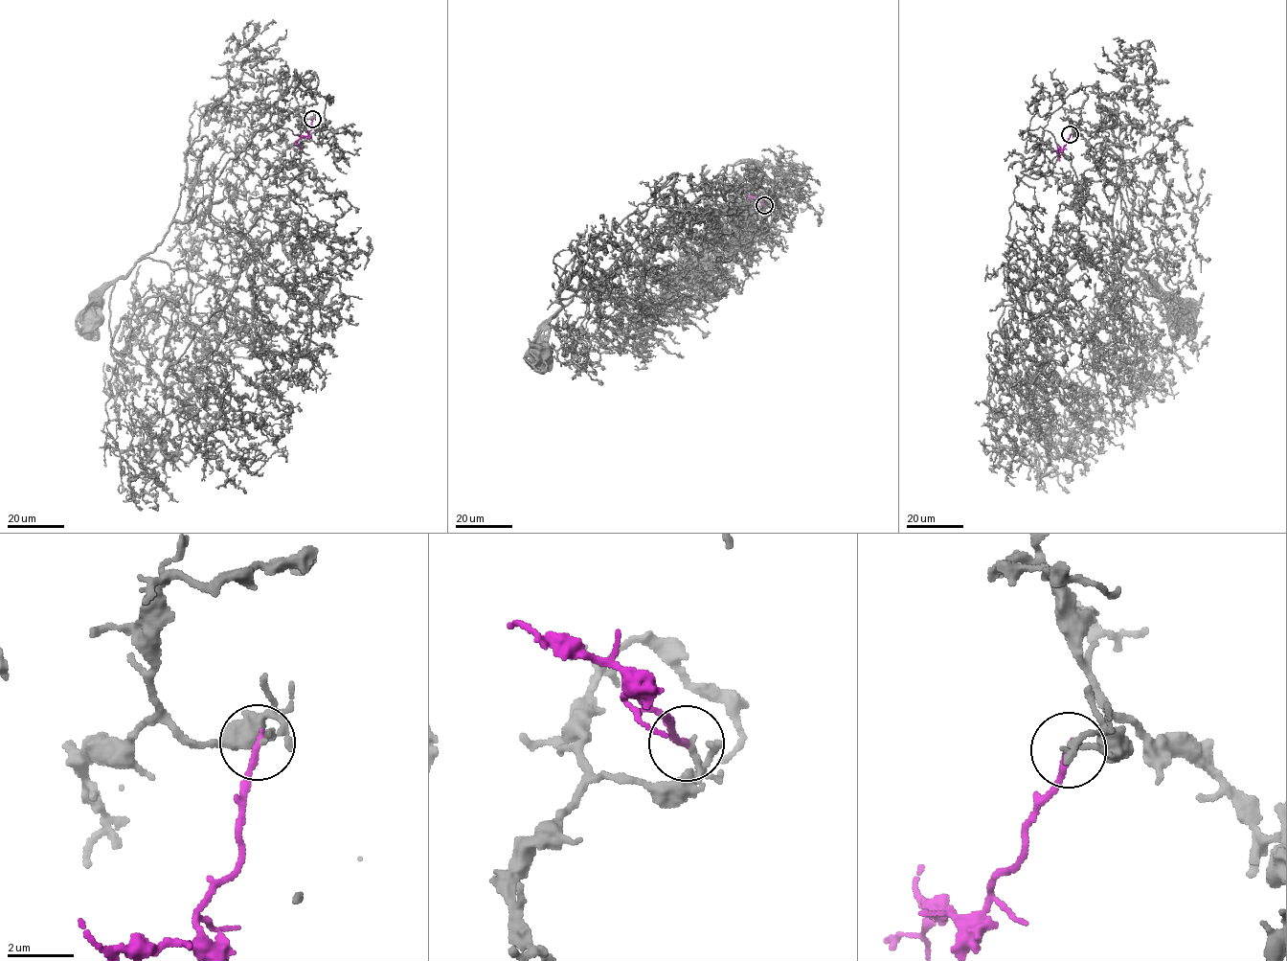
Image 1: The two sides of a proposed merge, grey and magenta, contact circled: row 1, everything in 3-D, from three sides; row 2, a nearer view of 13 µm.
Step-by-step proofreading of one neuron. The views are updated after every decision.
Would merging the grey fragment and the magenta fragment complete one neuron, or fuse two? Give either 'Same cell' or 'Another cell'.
Another cell

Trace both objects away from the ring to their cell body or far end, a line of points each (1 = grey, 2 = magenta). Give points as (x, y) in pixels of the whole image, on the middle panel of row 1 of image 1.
1: (765, 205), (732, 247), (663, 250), (665, 231), (650, 257), (560, 308), (540, 352)
2: (764, 205), (758, 198), (750, 198)

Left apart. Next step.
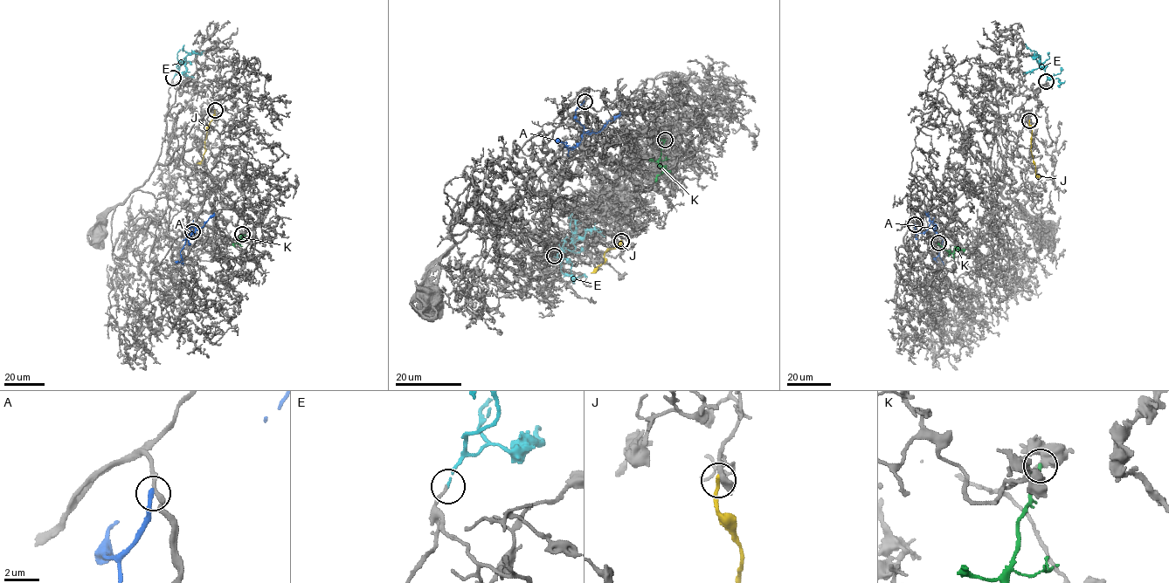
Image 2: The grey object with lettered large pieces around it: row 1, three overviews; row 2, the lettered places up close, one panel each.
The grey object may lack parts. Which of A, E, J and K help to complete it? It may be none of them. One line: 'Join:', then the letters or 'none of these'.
Join: E

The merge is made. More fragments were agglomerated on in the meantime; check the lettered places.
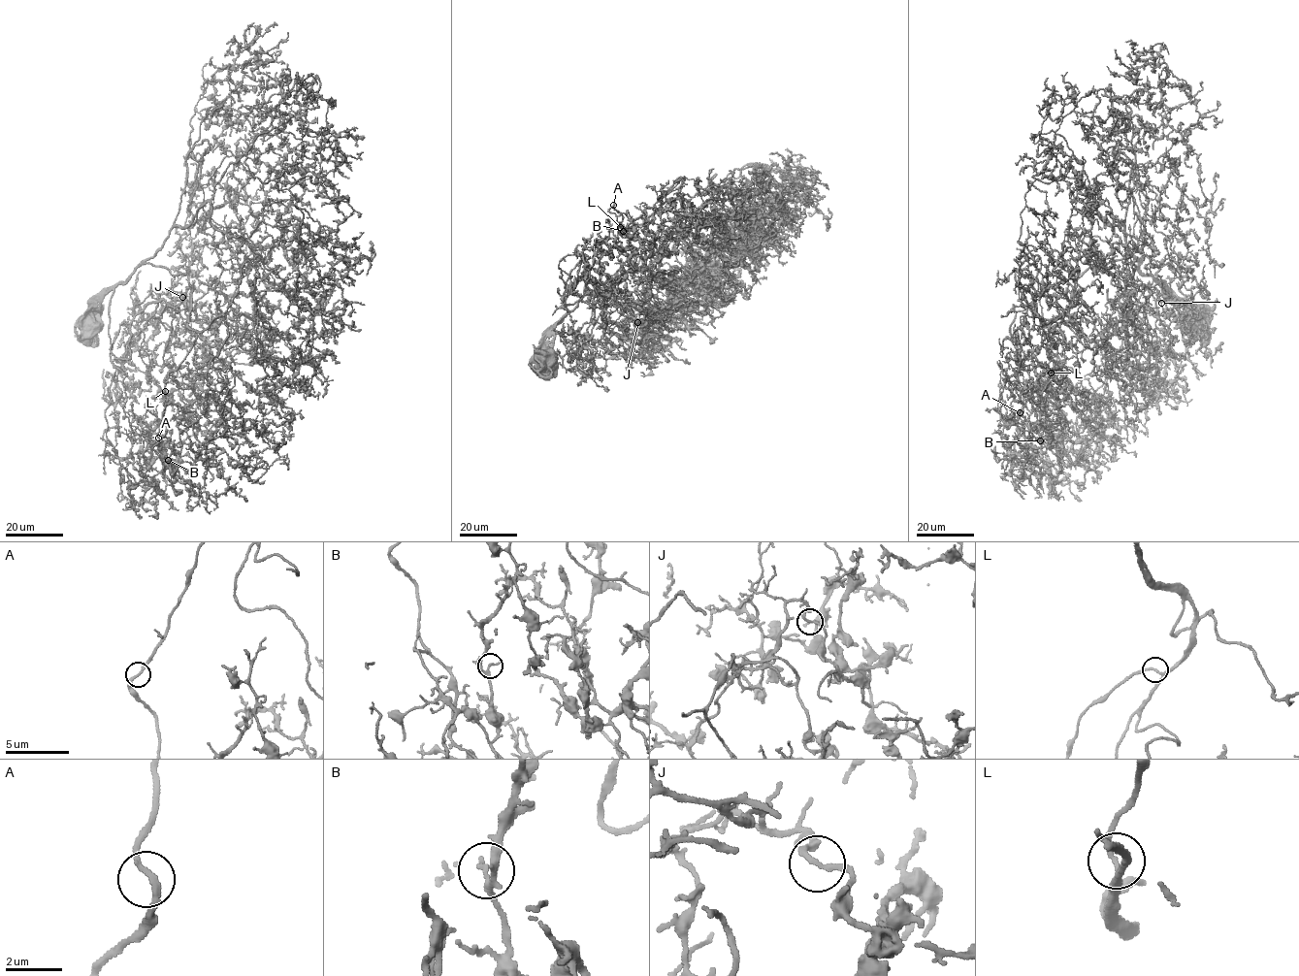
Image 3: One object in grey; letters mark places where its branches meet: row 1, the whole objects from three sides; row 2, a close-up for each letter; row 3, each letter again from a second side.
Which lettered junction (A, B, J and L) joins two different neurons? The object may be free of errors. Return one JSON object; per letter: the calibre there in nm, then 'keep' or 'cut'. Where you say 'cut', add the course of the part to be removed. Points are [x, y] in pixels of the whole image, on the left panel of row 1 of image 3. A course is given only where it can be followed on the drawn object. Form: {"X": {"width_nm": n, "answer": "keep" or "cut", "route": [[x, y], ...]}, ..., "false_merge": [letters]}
{"A": {"width_nm": 200, "answer": "keep"}, "B": {"width_nm": 180, "answer": "keep"}, "J": {"width_nm": 170, "answer": "keep"}, "L": {"width_nm": 160, "answer": "keep"}, "false_merge": []}

